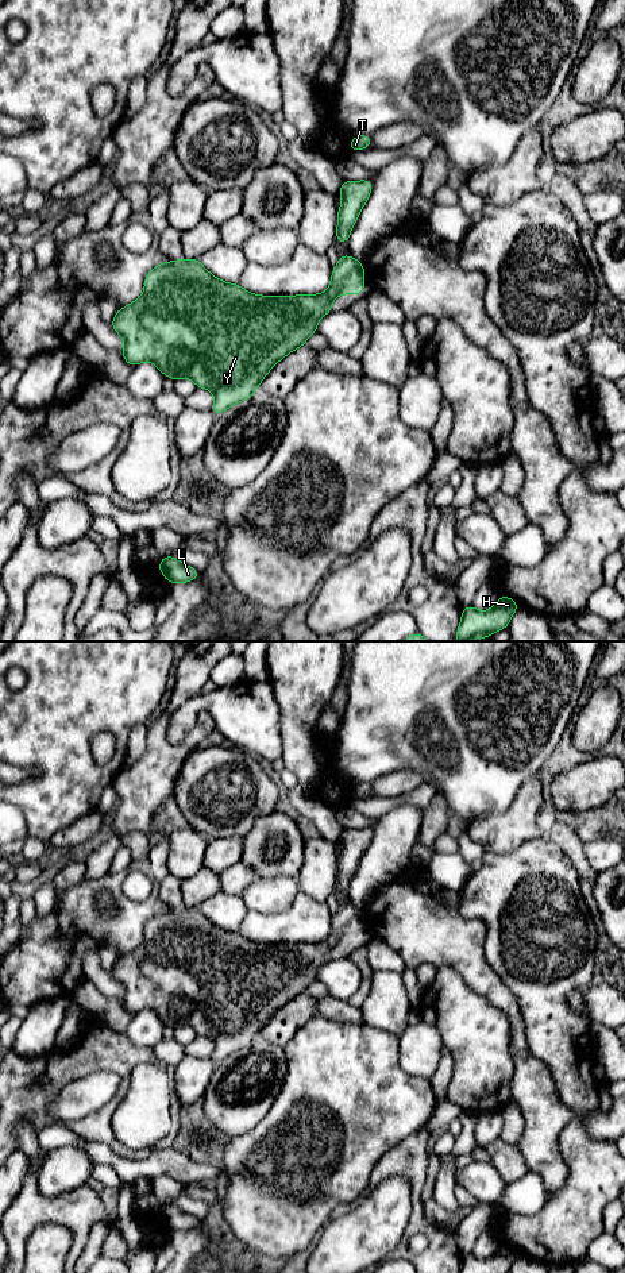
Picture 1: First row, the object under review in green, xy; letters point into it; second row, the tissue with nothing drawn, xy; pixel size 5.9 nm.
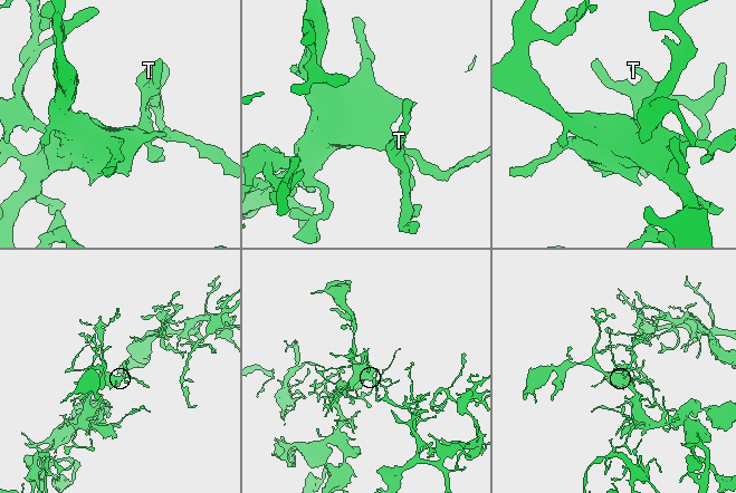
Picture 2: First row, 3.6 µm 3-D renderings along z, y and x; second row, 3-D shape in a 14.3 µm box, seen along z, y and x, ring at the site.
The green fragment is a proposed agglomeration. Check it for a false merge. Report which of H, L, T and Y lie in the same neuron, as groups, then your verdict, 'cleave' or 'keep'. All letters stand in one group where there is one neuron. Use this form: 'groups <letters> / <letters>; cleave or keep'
groups H L T Y; keep

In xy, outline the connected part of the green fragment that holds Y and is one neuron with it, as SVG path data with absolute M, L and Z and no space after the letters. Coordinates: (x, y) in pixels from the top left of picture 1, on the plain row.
M340 903L327 940L269 945L252 942L239 931L220 929L197 906L181 906L162 910L150 918L144 926L143 942L128 954L117 957L111 975L123 985L121 1004L131 1015L153 1010L165 1025L174 1029L190 1026L198 1037L209 1037L215 1042L212 1060L216 1065L232 1053L250 1046L281 1007L305 994L308 985L317 980L319 968L332 960L332 949L339 942L360 944L366 937L363 926L363 911L351 903Z

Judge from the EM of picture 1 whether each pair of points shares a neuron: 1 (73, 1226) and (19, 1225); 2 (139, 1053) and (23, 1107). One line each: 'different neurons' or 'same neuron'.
1: same neuron
2: same neuron

